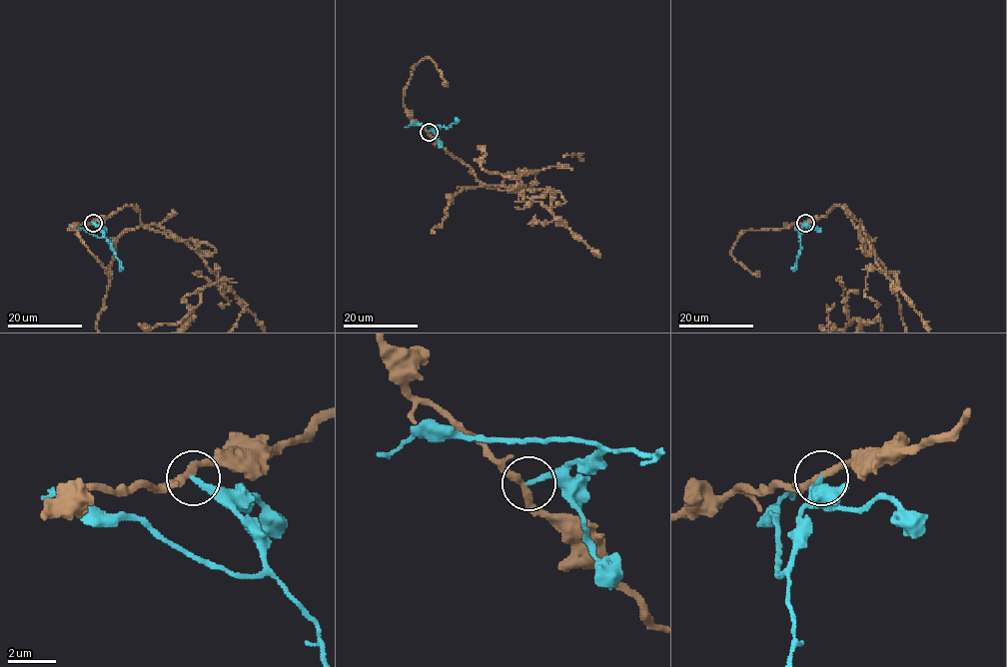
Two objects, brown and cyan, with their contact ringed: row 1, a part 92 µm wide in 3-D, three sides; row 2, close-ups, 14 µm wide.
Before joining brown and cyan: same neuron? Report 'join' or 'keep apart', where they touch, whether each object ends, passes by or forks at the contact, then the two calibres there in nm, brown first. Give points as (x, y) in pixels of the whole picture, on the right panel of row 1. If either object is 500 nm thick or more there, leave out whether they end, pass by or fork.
keep apart; place (805, 223); brown passes by; cyan ends; calibres 280 and 200 nm

